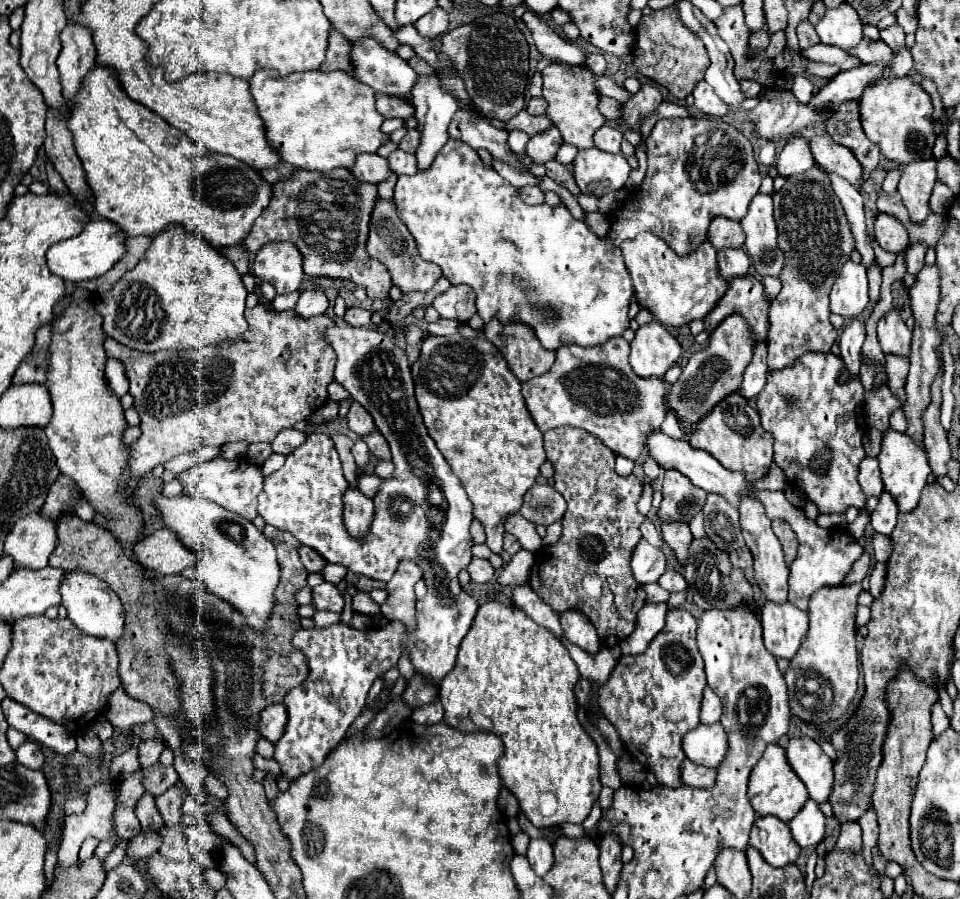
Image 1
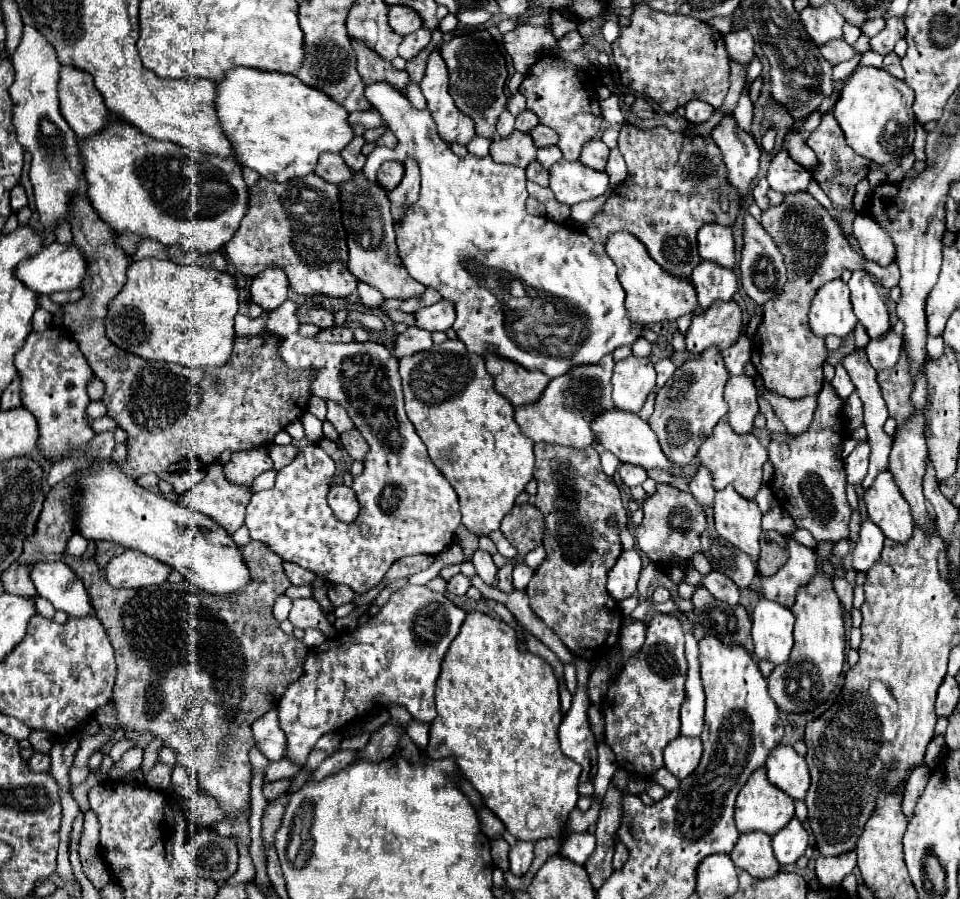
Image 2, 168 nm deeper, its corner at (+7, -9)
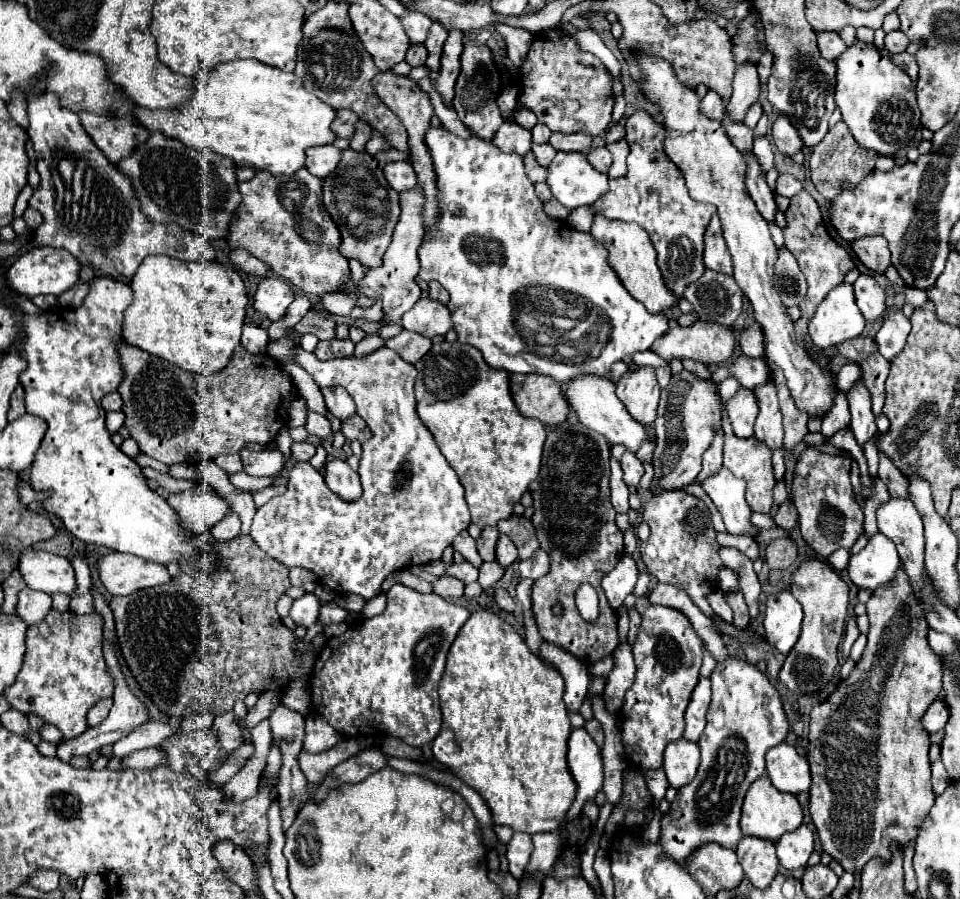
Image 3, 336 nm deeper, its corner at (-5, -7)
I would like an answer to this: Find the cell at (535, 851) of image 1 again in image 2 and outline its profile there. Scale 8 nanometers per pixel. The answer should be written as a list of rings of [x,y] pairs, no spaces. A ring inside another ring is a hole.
[[[517,841],[517,845],[513,845],[509,849],[509,869],[513,875],[525,875],[527,869],[531,867],[535,859],[533,853],[533,843],[531,841]]]

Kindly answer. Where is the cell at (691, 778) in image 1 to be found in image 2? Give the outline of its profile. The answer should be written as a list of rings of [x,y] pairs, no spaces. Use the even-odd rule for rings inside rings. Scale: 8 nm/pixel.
[[[661,767],[659,771],[655,771],[655,773],[653,773],[653,781],[655,781],[655,783],[659,783],[665,791],[673,791],[673,789],[677,789],[677,787],[679,787],[679,779],[677,779],[675,775],[671,775],[665,767]]]

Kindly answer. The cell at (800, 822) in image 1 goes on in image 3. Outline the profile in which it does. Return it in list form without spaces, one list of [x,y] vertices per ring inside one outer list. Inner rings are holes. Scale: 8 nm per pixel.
[[[801,825],[799,829],[785,833],[777,841],[779,863],[789,871],[805,867],[811,853],[813,853],[813,831],[807,825]]]

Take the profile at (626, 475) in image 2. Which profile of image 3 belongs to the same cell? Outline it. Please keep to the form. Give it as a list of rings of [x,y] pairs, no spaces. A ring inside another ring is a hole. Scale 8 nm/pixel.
[[[625,451],[625,455],[621,457],[621,467],[623,467],[623,481],[631,487],[637,487],[639,485],[639,481],[641,481],[641,477],[643,477],[643,473],[645,473],[645,469],[643,469],[643,463],[635,457],[635,453],[629,453],[629,451]]]

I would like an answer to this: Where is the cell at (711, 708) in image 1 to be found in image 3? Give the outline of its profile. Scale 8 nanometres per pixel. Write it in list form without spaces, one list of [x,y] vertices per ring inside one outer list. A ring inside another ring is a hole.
[[[701,677],[693,695],[691,703],[685,711],[685,739],[689,741],[699,741],[703,729],[705,729],[705,713],[709,709],[711,701],[711,681],[707,677]]]

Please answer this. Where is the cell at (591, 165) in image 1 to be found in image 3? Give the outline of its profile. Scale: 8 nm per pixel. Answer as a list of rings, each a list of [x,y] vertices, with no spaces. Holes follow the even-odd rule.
[[[559,151],[551,163],[547,185],[555,199],[567,209],[593,205],[609,189],[609,177],[595,171],[587,157],[579,151]]]

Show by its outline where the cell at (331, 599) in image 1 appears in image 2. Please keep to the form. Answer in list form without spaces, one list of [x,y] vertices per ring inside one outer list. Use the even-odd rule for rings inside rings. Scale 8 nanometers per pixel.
[[[295,599],[287,619],[293,623],[293,627],[299,627],[299,629],[309,629],[309,627],[321,629],[325,633],[325,637],[333,637],[337,633],[335,627],[323,615],[323,611],[315,599]]]

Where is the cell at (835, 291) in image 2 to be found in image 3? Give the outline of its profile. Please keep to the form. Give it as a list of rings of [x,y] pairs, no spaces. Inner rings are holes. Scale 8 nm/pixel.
[[[841,283],[827,293],[809,321],[809,335],[815,347],[827,349],[845,339],[859,337],[865,329],[865,317],[855,305],[851,283]]]

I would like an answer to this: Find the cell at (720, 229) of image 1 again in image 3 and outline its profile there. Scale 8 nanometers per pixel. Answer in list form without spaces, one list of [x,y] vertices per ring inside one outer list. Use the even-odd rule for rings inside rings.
[[[711,217],[711,223],[707,225],[705,231],[705,253],[703,253],[703,263],[719,273],[725,275],[733,275],[733,261],[731,261],[731,253],[725,245],[723,239],[723,227],[719,217]]]

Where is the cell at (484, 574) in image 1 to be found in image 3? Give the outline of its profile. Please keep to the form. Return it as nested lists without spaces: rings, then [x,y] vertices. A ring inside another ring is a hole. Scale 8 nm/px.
[[[443,575],[441,579],[437,579],[433,583],[433,593],[439,593],[441,597],[453,597],[453,599],[459,599],[465,591],[465,583],[457,577],[451,577],[451,575]]]

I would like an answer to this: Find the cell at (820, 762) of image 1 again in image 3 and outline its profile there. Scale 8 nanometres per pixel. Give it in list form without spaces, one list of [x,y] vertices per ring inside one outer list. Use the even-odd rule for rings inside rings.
[[[779,743],[767,751],[767,775],[771,783],[785,793],[803,793],[811,787],[809,763],[789,743]]]

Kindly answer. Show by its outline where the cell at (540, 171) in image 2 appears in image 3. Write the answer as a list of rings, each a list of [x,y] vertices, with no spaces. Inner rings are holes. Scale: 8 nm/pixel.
[[[527,153],[525,155],[525,165],[527,165],[527,175],[531,177],[533,183],[539,183],[539,181],[547,181],[547,167],[541,167],[535,153]]]

